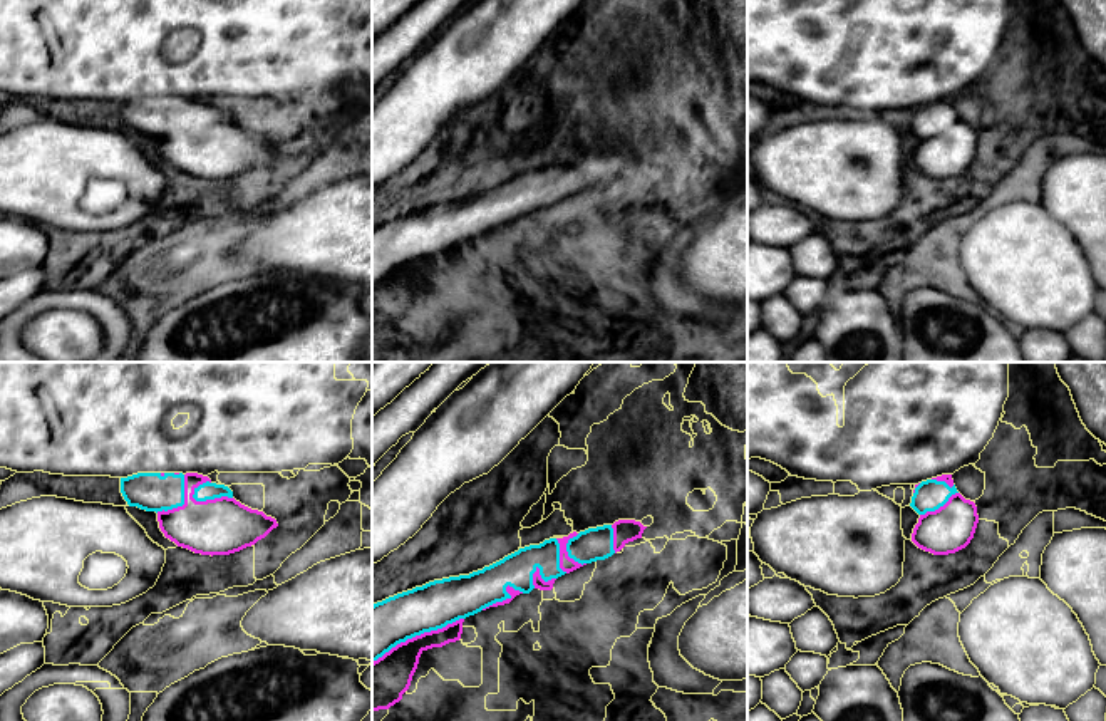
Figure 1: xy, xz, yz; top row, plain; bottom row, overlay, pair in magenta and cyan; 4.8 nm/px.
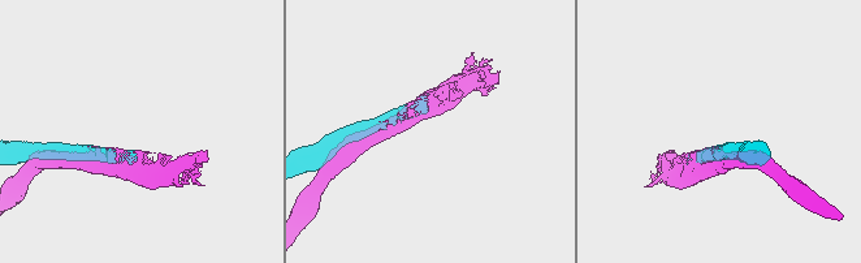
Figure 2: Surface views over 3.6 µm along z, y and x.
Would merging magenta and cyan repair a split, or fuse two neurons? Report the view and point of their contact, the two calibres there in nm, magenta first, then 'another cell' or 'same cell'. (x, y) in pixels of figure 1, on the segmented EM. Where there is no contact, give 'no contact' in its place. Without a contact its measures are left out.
meets magenta in xz at (418, 636); 200 nm thick on the magenta side, 240 nm on the other; another cell

